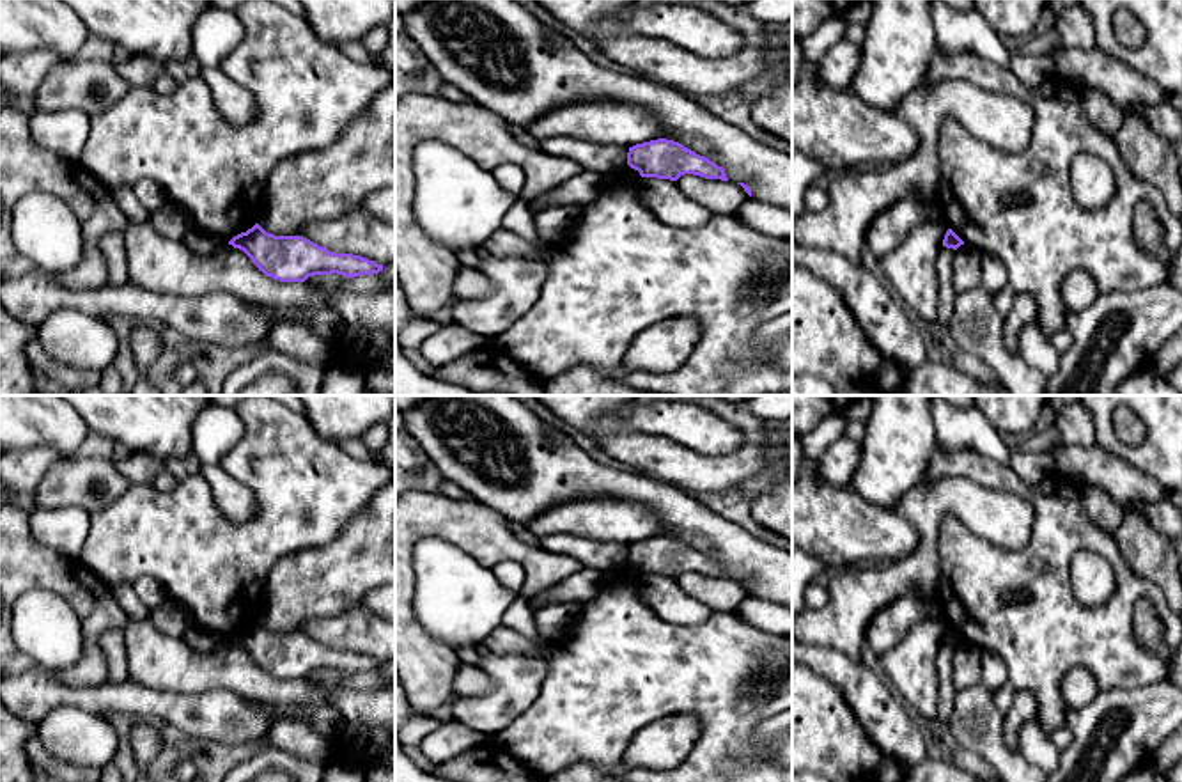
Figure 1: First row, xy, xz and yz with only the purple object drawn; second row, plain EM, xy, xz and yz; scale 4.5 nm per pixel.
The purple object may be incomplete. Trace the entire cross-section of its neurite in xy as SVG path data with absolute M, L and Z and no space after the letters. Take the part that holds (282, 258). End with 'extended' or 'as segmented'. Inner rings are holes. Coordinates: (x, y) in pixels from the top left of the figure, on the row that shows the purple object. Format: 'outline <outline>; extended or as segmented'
outline M259 223L234 236L229 245L243 250L266 277L280 282L305 282L331 273L354 278L383 271L383 264L362 255L335 254L303 236L275 236Z; as segmented

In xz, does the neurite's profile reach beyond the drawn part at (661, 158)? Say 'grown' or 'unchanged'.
unchanged

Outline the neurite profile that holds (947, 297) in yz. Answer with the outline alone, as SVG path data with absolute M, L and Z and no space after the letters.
M941 246L937 254L939 289L937 289L937 319L936 321L943 325L950 321L955 307L955 298L957 298L952 287L952 278L950 278L955 252L957 250L953 248Z

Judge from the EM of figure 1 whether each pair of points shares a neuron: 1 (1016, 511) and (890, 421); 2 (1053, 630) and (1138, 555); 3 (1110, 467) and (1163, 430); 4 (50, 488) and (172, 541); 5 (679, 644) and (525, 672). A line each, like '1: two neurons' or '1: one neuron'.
1: two neurons
2: two neurons
3: two neurons
4: two neurons
5: two neurons

